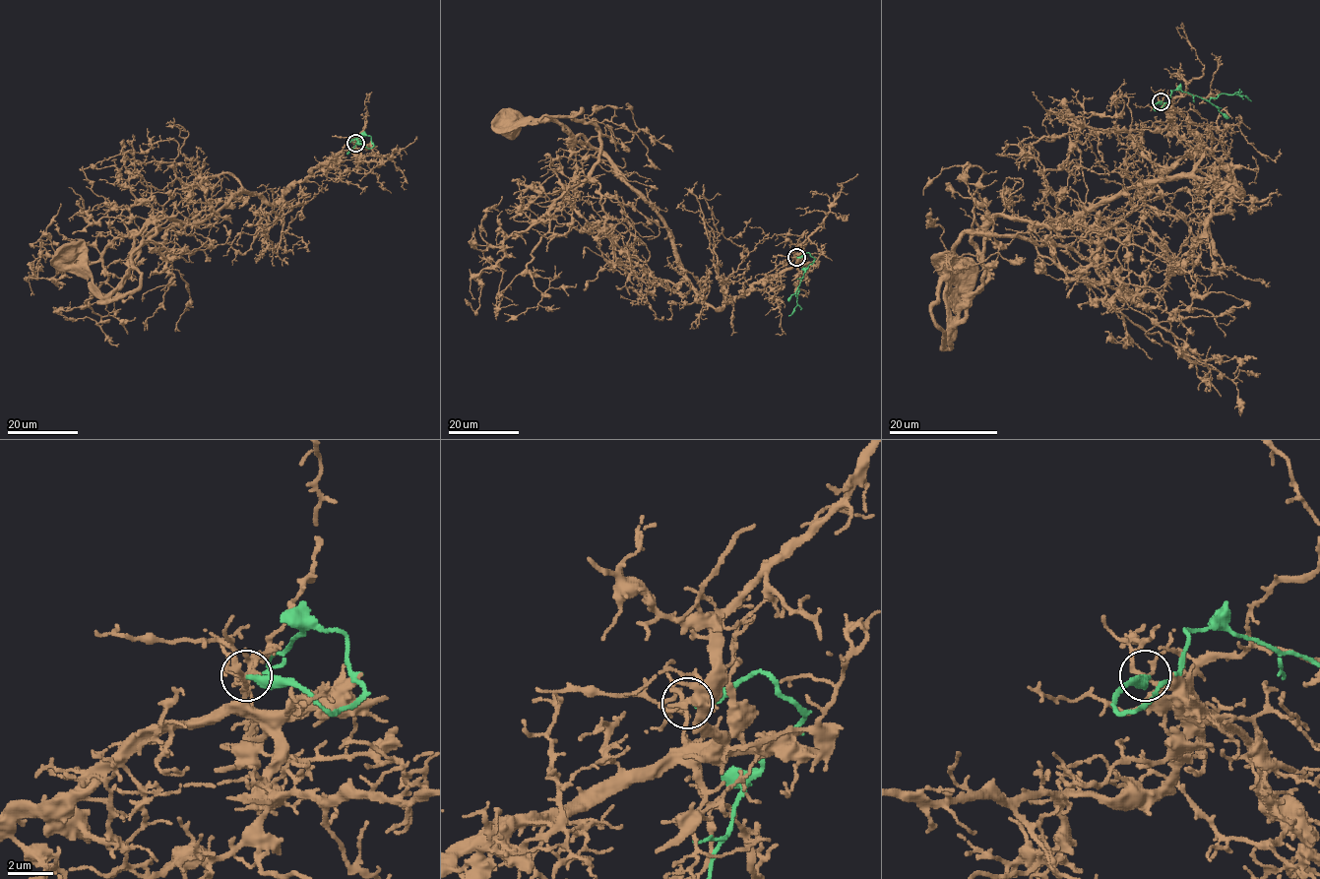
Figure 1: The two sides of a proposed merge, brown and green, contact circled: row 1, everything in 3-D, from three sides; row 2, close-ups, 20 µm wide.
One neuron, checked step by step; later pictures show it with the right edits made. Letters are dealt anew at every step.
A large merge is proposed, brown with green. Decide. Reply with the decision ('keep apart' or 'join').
keep apart

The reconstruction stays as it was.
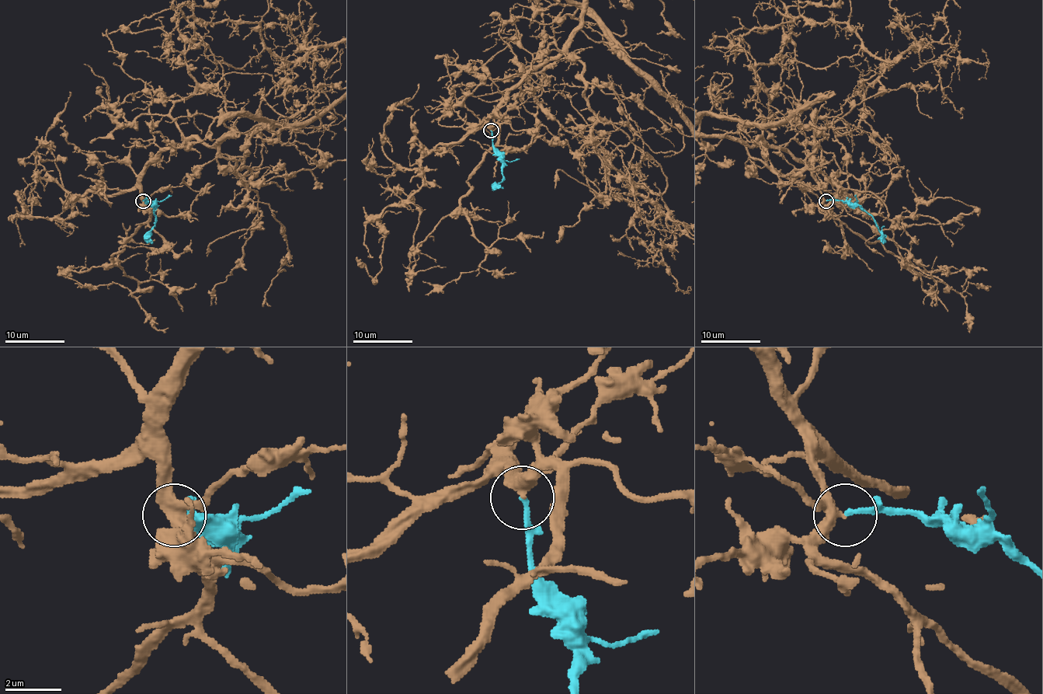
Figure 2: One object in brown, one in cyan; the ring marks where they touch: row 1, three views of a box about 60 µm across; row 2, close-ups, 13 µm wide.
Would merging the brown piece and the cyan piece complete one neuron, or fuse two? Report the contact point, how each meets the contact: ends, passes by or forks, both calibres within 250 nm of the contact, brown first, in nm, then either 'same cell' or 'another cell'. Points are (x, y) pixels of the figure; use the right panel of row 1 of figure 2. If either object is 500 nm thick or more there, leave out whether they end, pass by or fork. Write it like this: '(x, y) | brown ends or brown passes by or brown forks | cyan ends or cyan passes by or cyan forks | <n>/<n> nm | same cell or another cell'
(826, 200) | brown forks | cyan ends | 320/180 nm | same cell

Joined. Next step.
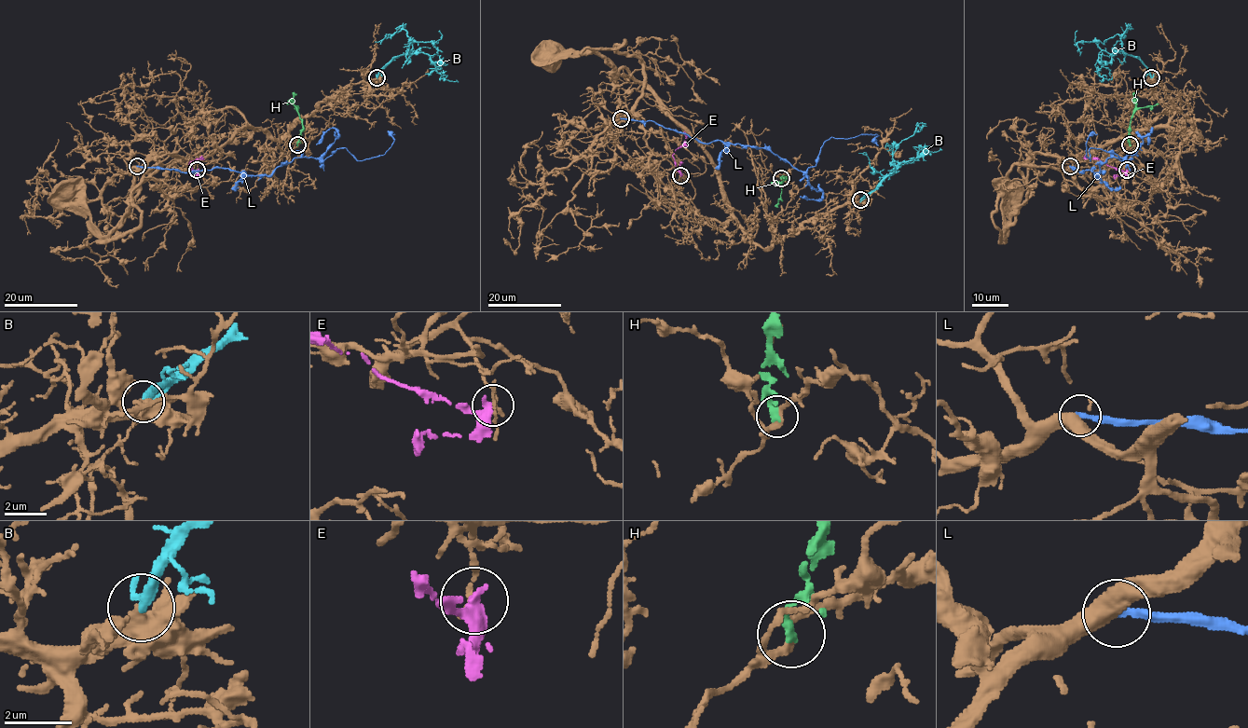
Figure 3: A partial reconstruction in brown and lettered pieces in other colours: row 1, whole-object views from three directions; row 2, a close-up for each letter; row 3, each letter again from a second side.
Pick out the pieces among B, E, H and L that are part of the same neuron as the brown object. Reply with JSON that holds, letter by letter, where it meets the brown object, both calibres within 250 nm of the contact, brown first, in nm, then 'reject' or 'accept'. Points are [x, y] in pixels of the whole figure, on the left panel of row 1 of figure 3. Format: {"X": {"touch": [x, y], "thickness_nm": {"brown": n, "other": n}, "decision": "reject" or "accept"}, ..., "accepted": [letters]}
{"B": {"touch": [377, 77], "thickness_nm": {"brown": 650, "other": 380}, "decision": "accept"}, "E": {"touch": [197, 170], "thickness_nm": {"brown": 180, "other": 340}, "decision": "reject"}, "H": {"touch": [297, 144], "thickness_nm": {"brown": 240, "other": 300}, "decision": "reject"}, "L": {"touch": [137, 166], "thickness_nm": {"brown": 550, "other": 260}, "decision": "reject"}, "accepted": ["B"]}

